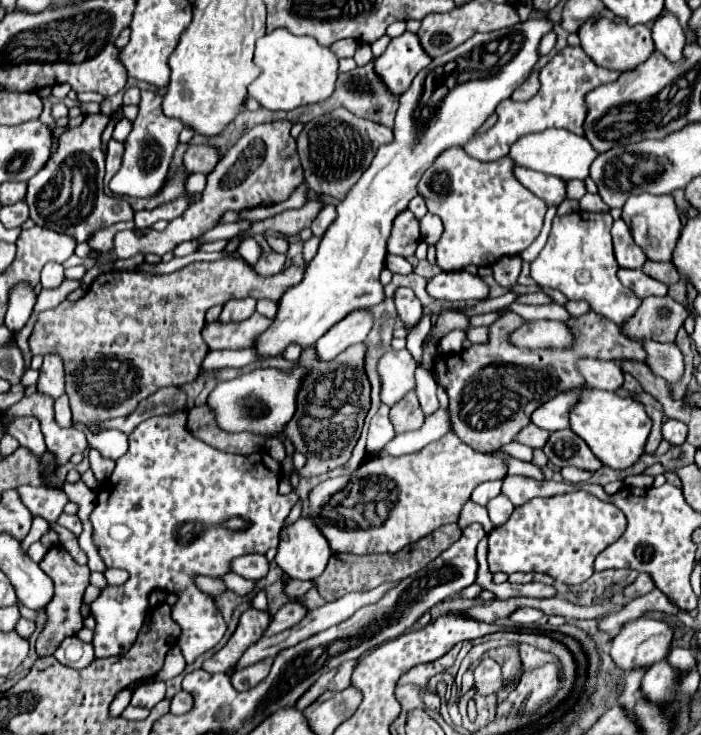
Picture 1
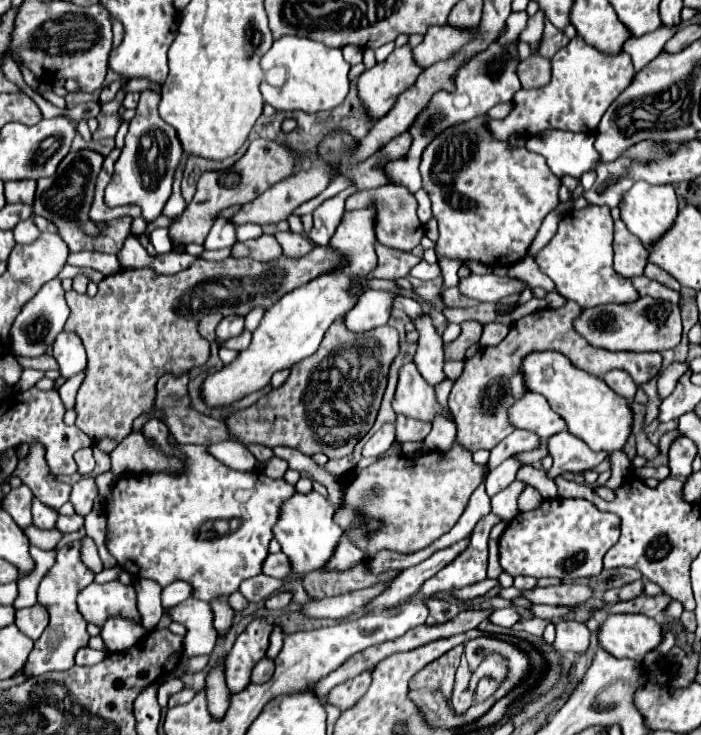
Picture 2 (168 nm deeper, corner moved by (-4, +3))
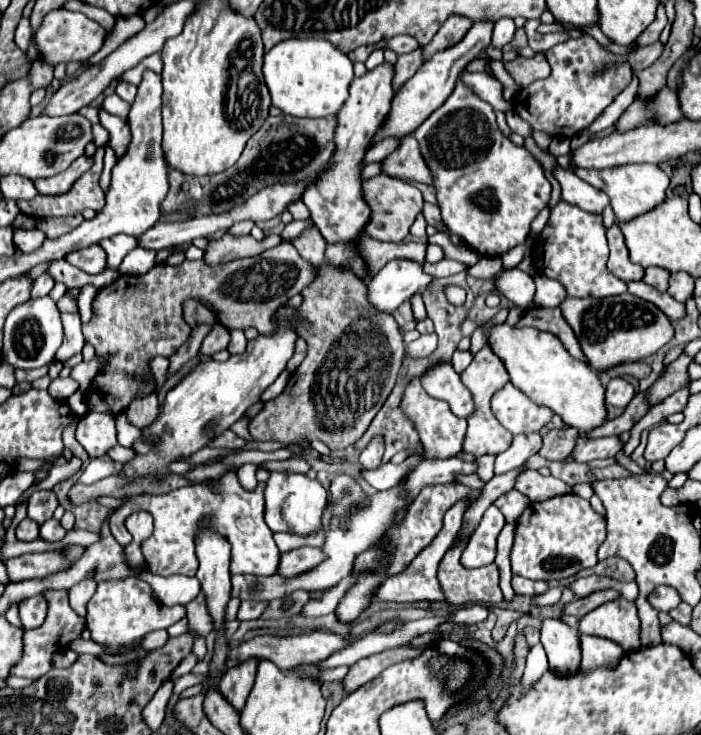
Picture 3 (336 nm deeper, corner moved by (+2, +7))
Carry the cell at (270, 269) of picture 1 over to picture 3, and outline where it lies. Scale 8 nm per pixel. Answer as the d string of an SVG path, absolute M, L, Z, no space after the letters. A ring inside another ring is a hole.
M224 235L218 241L210 241L206 247L206 255L204 261L208 263L226 263L226 261L234 261L234 259L242 259L242 257L254 257L266 249L272 249L280 243L280 235L266 235L262 241L256 241L254 237L246 235L246 237L230 237Z

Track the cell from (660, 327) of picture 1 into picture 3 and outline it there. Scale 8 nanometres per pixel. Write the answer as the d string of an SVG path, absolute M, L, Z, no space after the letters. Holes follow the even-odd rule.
M622 293L618 297L604 297L604 299L578 299L566 297L560 305L562 317L576 333L586 361L596 369L604 371L612 365L626 363L626 361L640 361L660 347L672 341L674 327L672 321L648 301L634 297L630 293Z

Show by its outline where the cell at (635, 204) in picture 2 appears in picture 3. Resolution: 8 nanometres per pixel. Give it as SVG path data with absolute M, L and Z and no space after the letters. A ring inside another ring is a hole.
M622 165L614 169L574 169L576 175L594 187L606 191L610 197L610 207L614 209L614 215L618 221L632 221L634 217L640 217L642 213L648 213L650 209L658 207L666 199L668 189L668 175L658 165Z

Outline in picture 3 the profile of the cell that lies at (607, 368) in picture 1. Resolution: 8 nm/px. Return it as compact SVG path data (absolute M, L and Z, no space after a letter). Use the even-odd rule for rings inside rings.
M612 377L606 387L606 403L614 407L626 407L634 397L634 387L620 377Z

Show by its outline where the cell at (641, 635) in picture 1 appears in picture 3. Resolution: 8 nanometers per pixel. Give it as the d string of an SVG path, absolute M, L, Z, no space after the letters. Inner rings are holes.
M626 599L604 603L580 619L580 633L618 641L624 653L638 651L640 649L638 609L634 603Z

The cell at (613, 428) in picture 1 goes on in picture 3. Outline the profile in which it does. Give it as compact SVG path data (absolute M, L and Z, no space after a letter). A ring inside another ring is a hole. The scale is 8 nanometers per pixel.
M502 323L488 331L488 343L494 347L494 353L504 361L510 373L510 383L526 393L530 401L552 409L556 415L562 417L566 425L578 429L580 435L586 435L606 421L608 409L598 373L590 369L588 363L576 361L562 347L558 337L534 327L516 329Z

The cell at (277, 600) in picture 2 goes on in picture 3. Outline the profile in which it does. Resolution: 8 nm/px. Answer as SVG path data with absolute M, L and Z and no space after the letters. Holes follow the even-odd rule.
M242 601L240 611L238 611L238 619L240 621L258 619L266 607L268 607L268 601Z

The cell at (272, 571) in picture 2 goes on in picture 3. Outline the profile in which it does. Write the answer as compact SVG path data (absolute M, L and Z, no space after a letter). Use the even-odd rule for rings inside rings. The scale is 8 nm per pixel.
M318 547L292 549L286 553L280 553L280 557L282 557L282 561L278 565L278 575L282 575L282 577L294 577L298 573L304 573L324 559L324 555Z

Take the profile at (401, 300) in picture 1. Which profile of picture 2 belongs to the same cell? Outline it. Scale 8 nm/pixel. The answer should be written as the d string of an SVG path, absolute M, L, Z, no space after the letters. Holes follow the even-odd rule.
M428 315L420 317L420 321L414 321L420 339L418 339L418 353L416 353L416 367L420 375L426 379L428 385L436 387L446 379L442 367L444 367L444 343L442 337L436 333L432 319Z

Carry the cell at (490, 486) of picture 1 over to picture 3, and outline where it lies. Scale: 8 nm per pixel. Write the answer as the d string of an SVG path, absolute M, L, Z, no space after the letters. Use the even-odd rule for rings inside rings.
M526 433L526 435L514 435L512 439L512 445L502 451L498 457L496 457L496 463L494 463L494 475L502 475L510 469L518 469L524 465L524 461L528 457L532 457L534 453L538 453L540 449L540 433Z

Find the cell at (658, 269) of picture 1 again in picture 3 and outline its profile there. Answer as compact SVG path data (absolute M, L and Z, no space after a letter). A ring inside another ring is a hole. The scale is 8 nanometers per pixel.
M648 267L644 271L644 281L650 283L652 287L658 287L660 291L668 289L668 279L670 279L670 273L662 267Z

